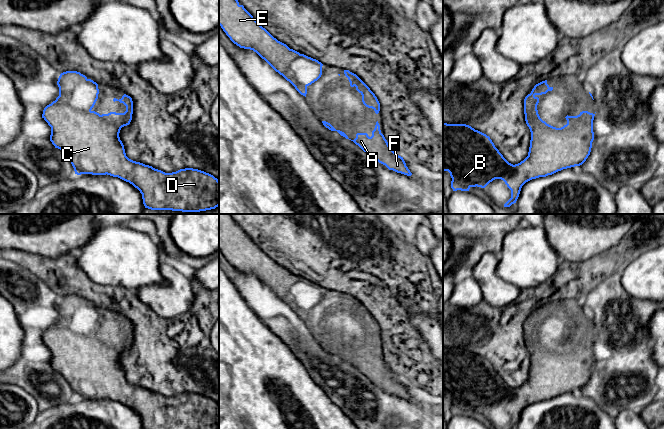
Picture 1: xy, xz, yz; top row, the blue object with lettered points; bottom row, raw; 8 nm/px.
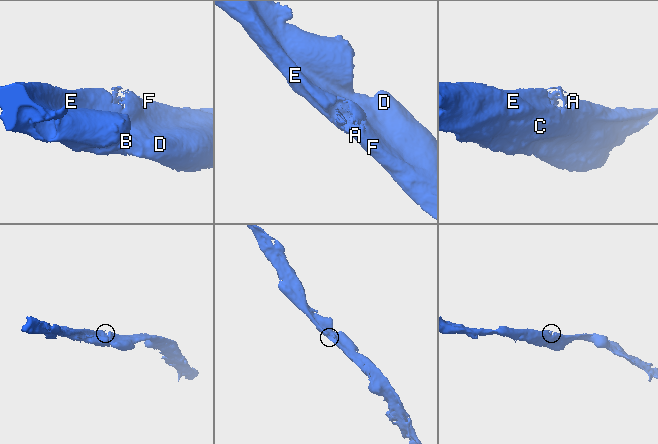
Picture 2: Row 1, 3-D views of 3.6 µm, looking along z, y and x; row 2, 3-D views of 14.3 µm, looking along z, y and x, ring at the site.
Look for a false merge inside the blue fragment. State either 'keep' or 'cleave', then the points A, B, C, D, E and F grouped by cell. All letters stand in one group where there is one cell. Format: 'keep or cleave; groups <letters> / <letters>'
keep; groups A B C D E F

